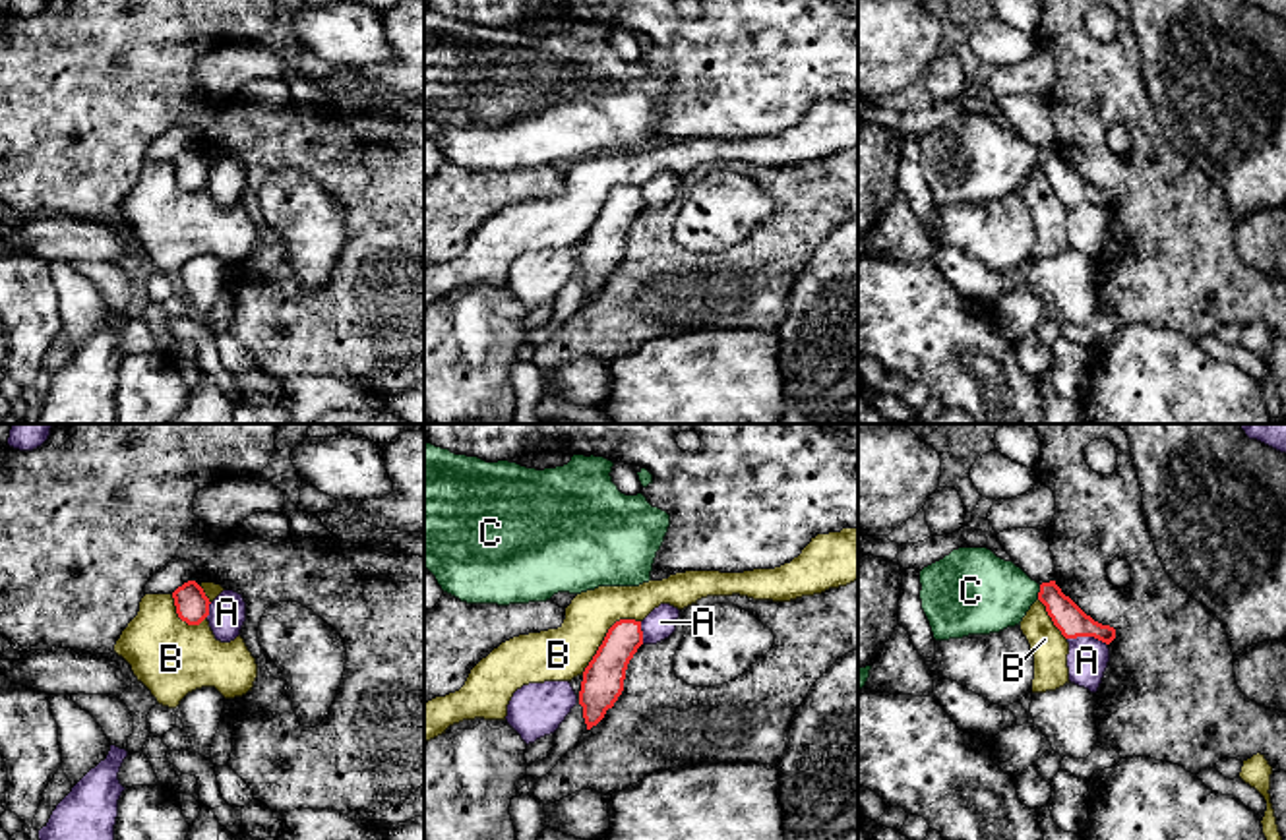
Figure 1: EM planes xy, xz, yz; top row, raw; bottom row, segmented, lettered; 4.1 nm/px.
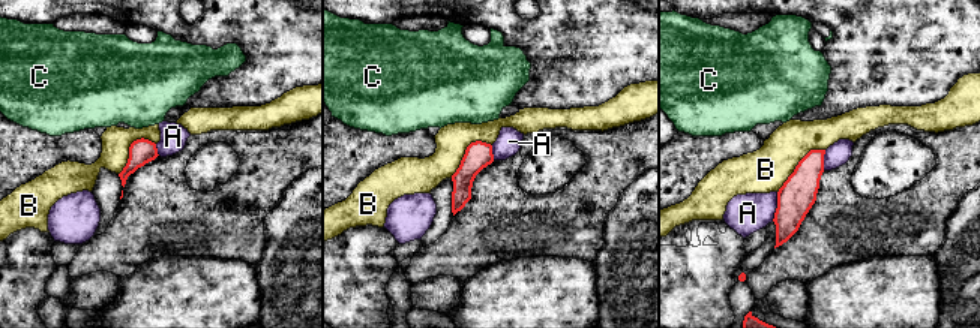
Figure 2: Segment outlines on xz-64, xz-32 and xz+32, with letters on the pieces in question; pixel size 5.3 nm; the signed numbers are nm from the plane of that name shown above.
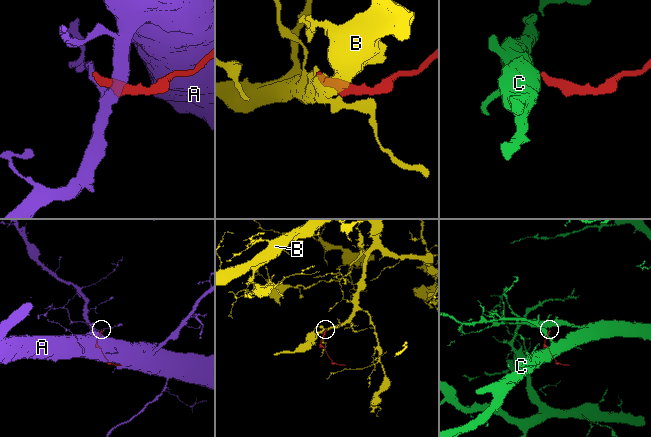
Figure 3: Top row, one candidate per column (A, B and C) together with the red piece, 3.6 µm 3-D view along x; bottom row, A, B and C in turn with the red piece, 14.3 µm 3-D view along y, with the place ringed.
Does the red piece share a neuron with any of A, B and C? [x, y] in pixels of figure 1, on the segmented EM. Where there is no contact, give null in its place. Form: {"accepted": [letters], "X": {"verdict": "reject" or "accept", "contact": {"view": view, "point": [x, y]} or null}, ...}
{"accepted": ["C"], "A": {"verdict": "reject", "contact": {"view": "yz", "point": [1087, 635]}}, "B": {"verdict": "reject", "contact": {"view": "xz", "point": [605, 637]}}, "C": {"verdict": "accept", "contact": {"view": "yz", "point": [1039, 593]}}}

